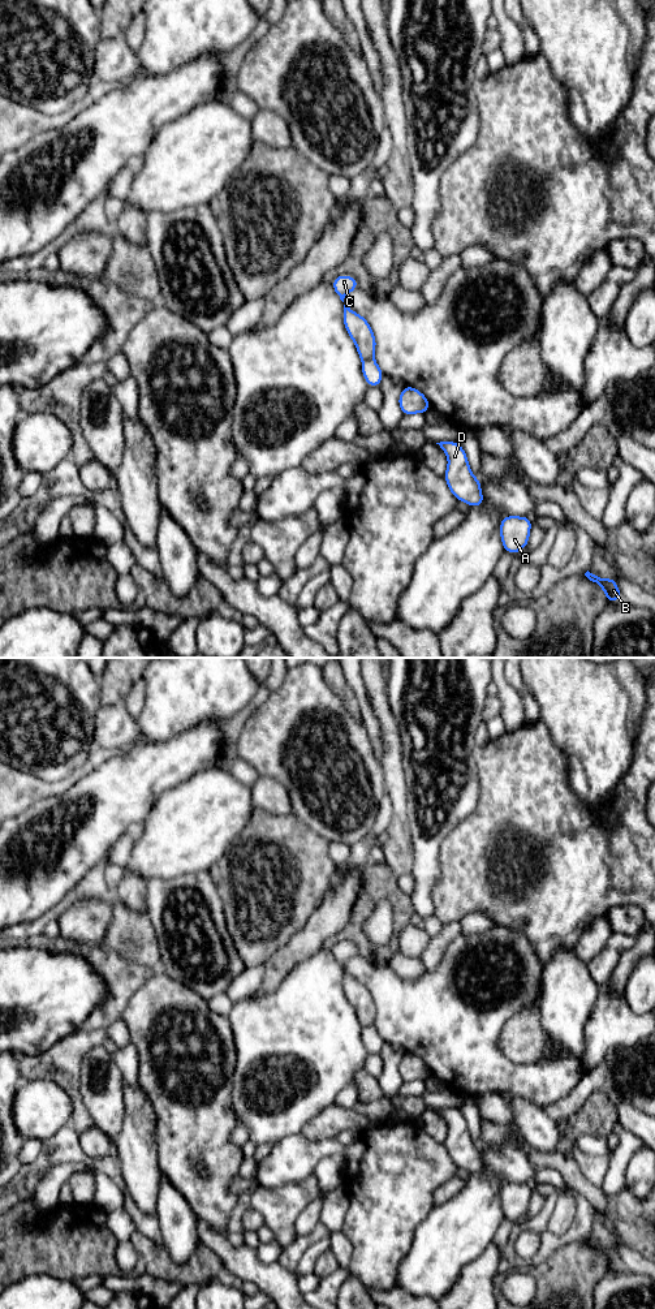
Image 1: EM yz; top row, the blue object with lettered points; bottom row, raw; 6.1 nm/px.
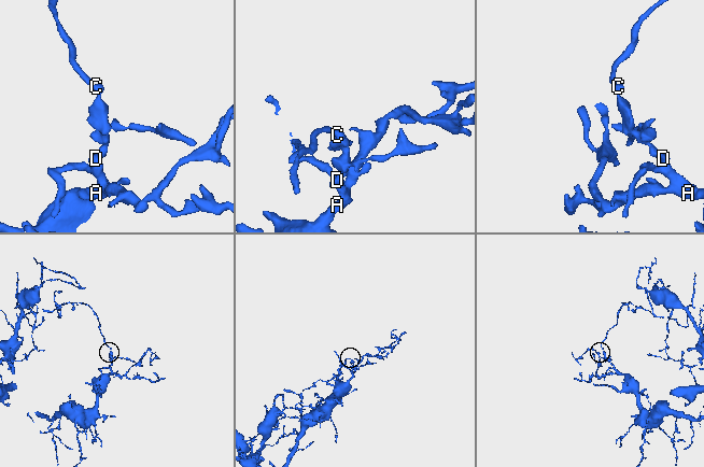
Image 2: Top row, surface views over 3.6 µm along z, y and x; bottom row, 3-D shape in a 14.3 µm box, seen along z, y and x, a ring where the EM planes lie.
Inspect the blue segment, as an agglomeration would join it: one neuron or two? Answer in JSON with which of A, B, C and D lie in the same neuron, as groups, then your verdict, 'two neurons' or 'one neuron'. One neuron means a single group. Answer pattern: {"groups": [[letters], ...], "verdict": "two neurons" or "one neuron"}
{"groups": [["A", "B", "D"], ["C"]], "verdict": "two neurons"}

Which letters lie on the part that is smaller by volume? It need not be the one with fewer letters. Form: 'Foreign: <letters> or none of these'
Foreign: C

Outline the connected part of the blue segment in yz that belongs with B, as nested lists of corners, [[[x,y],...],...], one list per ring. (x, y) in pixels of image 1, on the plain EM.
[[[589,1237],[585,1240],[585,1243],[595,1249],[596,1252],[599,1252],[607,1261],[607,1271],[612,1270],[615,1267],[622,1266],[621,1261],[620,1261],[620,1256],[616,1252],[615,1245],[600,1245],[592,1240],[590,1240]]]

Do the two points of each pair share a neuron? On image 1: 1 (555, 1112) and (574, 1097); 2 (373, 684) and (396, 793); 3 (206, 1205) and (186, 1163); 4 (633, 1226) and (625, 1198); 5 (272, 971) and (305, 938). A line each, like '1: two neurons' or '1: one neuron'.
1: one neuron
2: one neuron
3: one neuron
4: one neuron
5: one neuron

